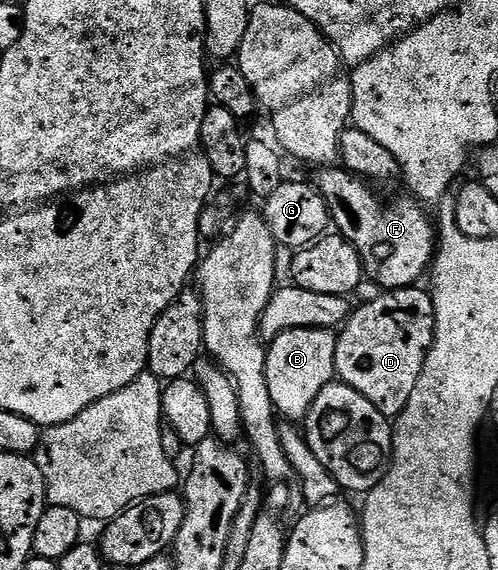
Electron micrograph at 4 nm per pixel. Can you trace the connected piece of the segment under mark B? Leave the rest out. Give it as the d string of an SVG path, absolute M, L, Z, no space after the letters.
M293 329L280 334L275 341L269 342L266 350L266 382L268 395L272 395L272 403L279 418L290 423L305 422L316 395L320 395L320 391L324 391L324 387L335 380L337 346L338 333L332 329Z

